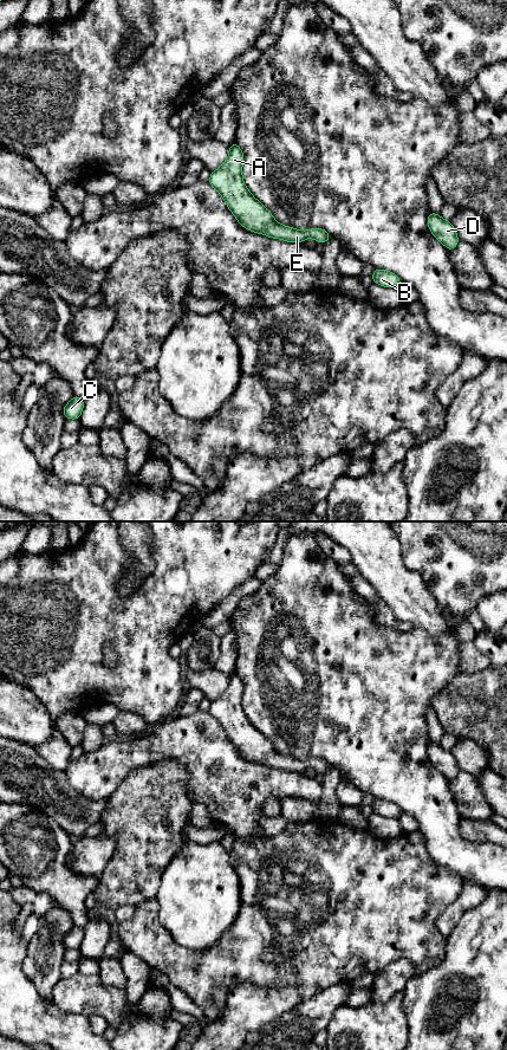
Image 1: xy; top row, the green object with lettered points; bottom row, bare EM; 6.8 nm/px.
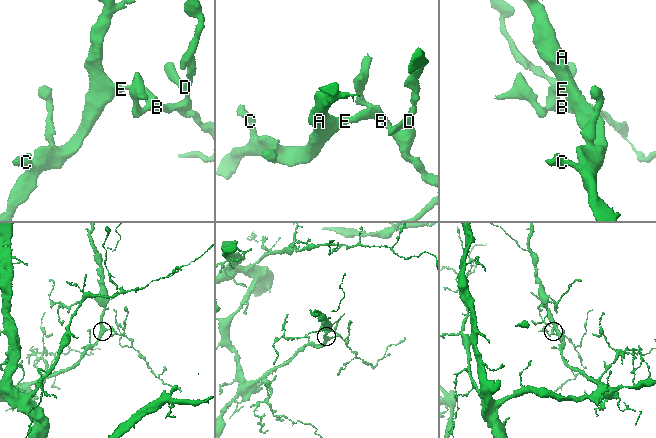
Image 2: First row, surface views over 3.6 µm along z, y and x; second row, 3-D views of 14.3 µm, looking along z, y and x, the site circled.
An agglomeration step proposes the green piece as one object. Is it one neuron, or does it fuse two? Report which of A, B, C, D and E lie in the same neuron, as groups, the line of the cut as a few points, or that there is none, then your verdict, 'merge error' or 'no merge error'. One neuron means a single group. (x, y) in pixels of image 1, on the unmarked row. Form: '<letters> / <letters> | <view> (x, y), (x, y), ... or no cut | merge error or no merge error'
A B C D E | no cut | no merge error

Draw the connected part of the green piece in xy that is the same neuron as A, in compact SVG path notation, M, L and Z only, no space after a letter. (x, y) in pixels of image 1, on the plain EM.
M235 670L228 678L228 687L220 698L210 701L208 712L220 722L228 739L243 758L287 772L304 772L308 766L321 773L332 769L324 758L300 760L278 753L272 743L251 724L243 713L243 681Z

